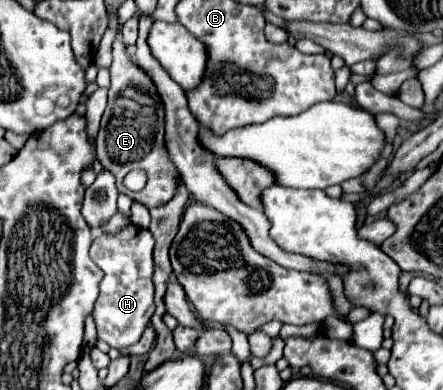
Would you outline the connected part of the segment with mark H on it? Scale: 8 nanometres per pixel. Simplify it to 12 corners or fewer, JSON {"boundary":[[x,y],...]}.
{"boundary":[[96,236],[98,340],[136,344],[154,314],[154,238]]}

